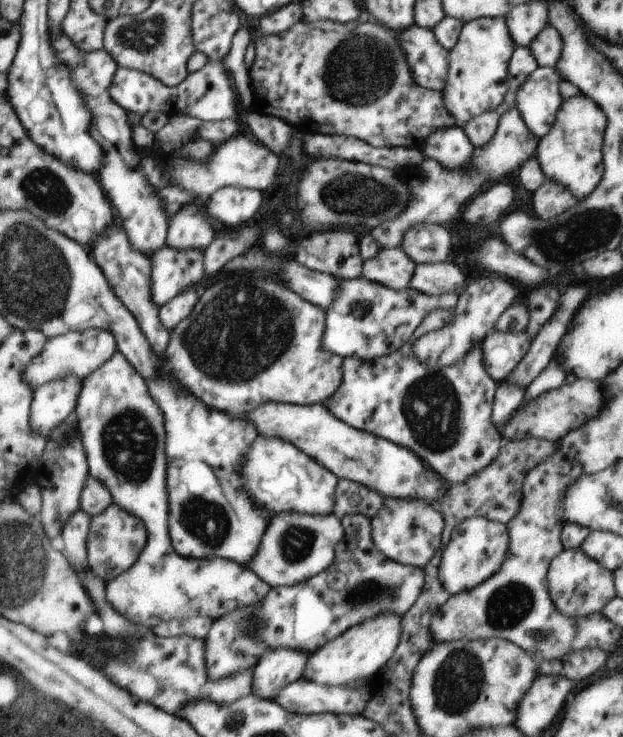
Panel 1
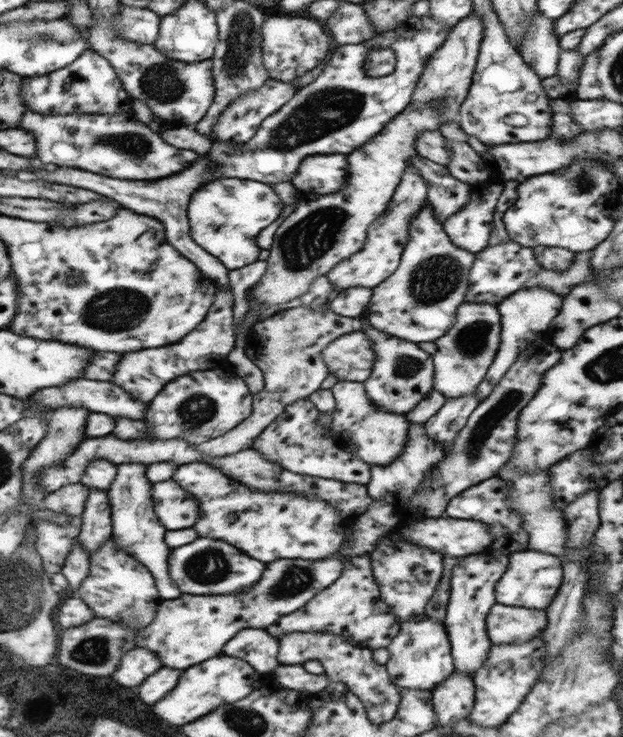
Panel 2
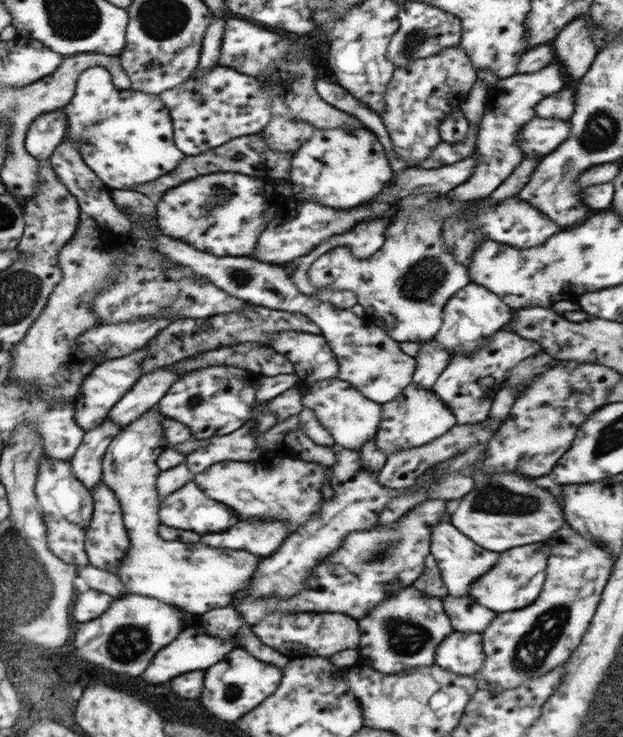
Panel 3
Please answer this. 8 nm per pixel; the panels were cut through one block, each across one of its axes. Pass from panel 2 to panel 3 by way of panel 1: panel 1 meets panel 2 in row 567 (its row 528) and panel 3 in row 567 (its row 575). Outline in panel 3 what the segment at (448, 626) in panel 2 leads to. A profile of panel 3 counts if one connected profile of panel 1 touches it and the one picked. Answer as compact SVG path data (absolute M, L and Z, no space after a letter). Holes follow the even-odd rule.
M444 516L444 520L438 526L434 526L434 530L432 530L430 554L436 559L448 595L456 598L458 596L469 596L470 586L473 586L473 583L477 582L482 574L486 574L500 560L498 552L488 552L484 548L478 548L478 544L474 544L470 538L466 538L462 532L458 532L448 522L448 516Z

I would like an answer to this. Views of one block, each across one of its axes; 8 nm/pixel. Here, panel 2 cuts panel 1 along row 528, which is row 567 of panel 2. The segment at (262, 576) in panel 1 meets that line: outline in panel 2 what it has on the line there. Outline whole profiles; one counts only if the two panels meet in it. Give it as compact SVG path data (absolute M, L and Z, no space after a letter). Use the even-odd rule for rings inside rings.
M333 555L320 560L276 560L266 564L262 580L244 592L228 596L192 596L181 593L176 599L163 599L154 624L138 631L136 641L142 640L142 648L156 652L164 666L186 670L192 664L200 664L222 654L224 644L236 632L245 628L267 629L280 616L302 608L314 594L341 578L341 574L342 561Z

